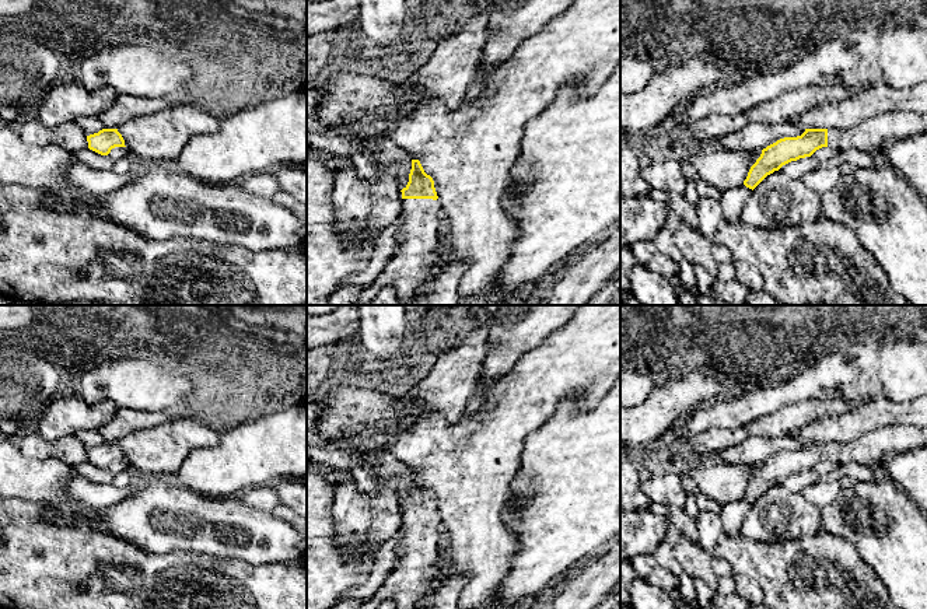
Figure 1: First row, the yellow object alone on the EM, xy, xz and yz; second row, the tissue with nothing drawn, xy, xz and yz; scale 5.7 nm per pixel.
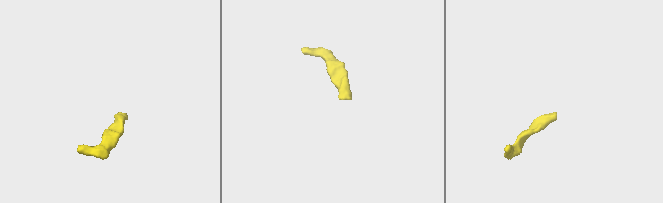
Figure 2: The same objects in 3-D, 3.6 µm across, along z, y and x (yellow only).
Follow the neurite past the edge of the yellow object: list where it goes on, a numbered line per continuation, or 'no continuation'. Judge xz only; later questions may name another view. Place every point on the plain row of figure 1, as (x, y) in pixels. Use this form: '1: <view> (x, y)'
1: xz (410, 581)

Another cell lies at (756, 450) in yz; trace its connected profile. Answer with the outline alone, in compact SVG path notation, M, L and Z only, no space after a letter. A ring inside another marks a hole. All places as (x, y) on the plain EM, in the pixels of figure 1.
M783 435L783 437L751 437L741 444L723 449L720 461L730 465L752 466L766 462L784 451L797 451L805 445L805 441Z

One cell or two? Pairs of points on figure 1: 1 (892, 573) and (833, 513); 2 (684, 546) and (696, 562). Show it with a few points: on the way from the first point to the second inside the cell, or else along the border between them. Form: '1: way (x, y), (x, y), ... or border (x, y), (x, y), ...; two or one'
1: way (878, 557), (845, 528); one
2: way (685, 550), (692, 557); one

